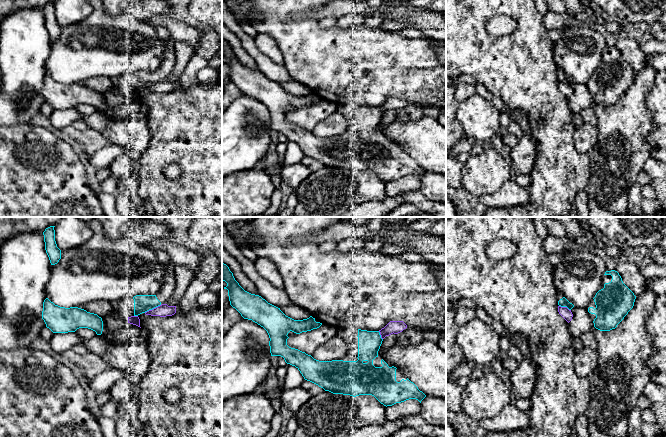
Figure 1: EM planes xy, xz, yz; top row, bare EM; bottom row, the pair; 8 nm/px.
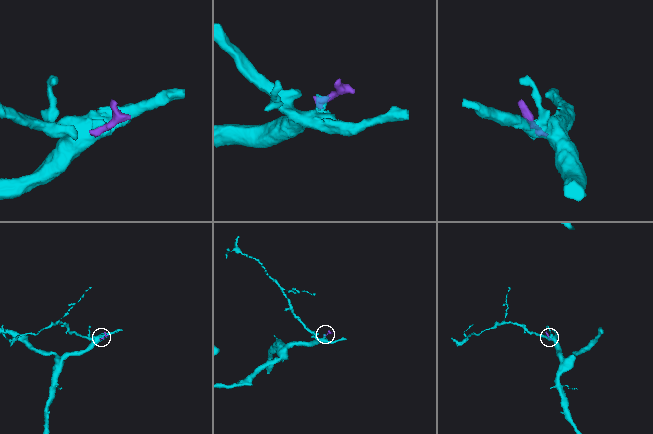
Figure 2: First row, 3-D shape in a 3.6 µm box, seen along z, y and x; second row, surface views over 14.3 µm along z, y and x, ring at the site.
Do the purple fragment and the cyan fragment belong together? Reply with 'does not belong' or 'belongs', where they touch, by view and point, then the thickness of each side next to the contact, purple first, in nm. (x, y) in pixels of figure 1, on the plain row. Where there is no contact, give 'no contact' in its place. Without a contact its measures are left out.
does not belong | xy (152, 85) | 100/140 nm

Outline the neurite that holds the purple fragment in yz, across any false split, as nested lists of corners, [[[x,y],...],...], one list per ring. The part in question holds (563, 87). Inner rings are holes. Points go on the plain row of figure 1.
[[[558,82],[558,88],[568,99],[572,96],[573,90],[567,83]]]

